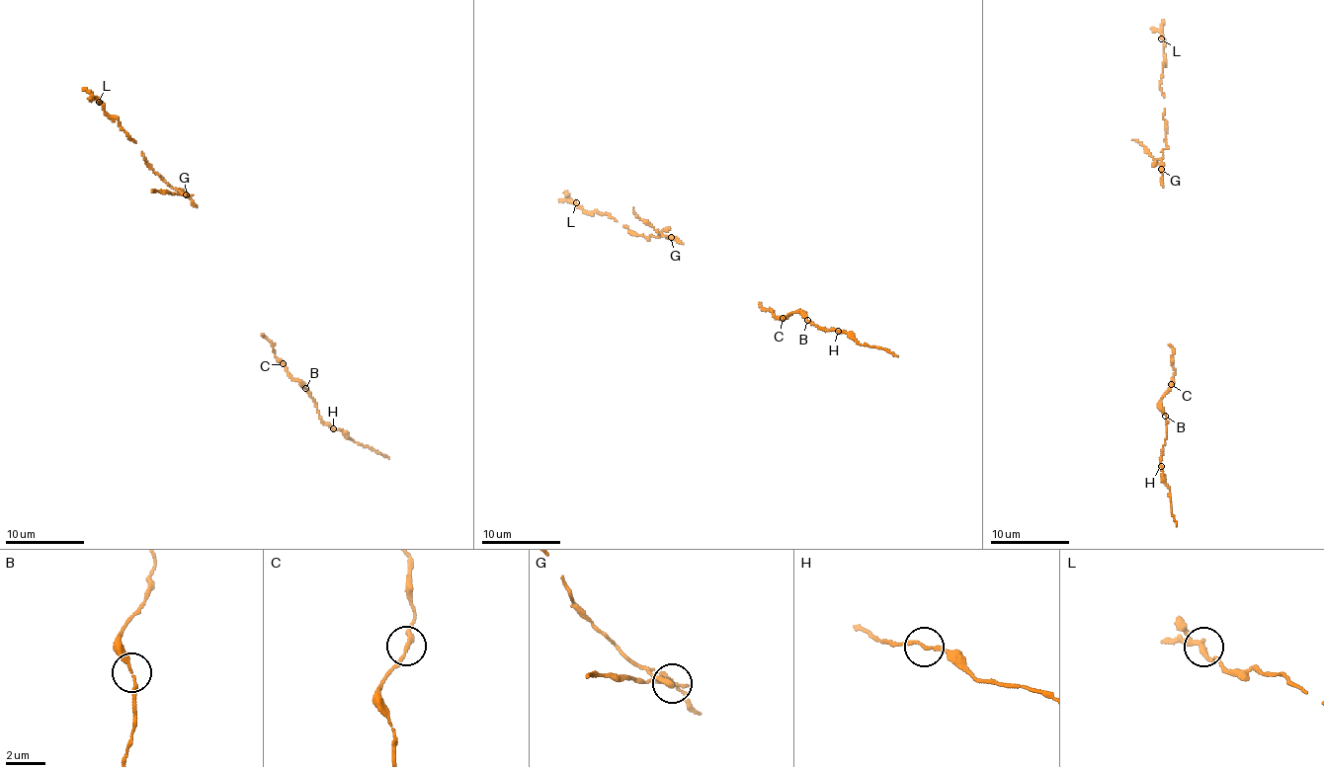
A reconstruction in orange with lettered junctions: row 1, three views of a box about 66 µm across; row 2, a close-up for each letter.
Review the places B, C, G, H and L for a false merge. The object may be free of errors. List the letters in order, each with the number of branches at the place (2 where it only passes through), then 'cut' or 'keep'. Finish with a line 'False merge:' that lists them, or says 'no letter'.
B: 2 branches meet; keep
C: 2 branches meet; keep
G: 3 branches meet; cut
H: 2 branches meet; keep
L: 3 branches meet; keep
False merge: G

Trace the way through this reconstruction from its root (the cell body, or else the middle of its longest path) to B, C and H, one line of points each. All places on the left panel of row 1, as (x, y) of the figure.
B: (262, 335), (271, 343), (275, 356), (305, 389)
C: (262, 335), (283, 363)
H: (262, 335), (271, 343), (275, 356), (305, 387), (319, 417), (333, 428)

